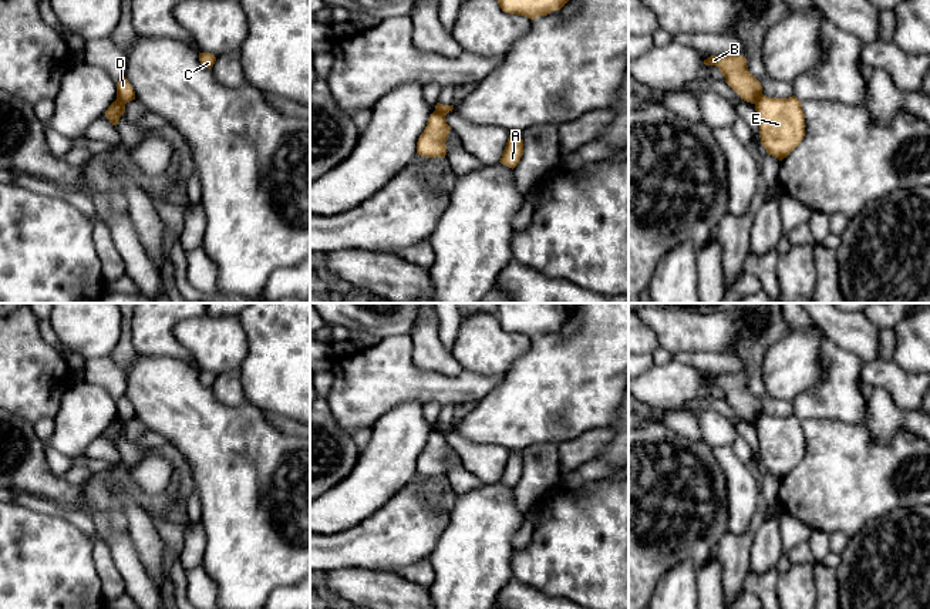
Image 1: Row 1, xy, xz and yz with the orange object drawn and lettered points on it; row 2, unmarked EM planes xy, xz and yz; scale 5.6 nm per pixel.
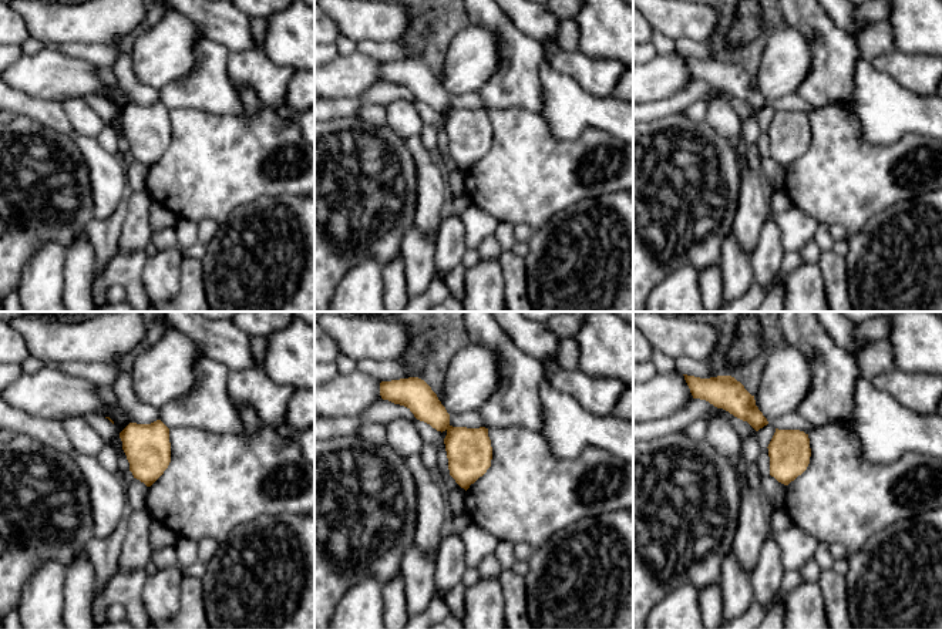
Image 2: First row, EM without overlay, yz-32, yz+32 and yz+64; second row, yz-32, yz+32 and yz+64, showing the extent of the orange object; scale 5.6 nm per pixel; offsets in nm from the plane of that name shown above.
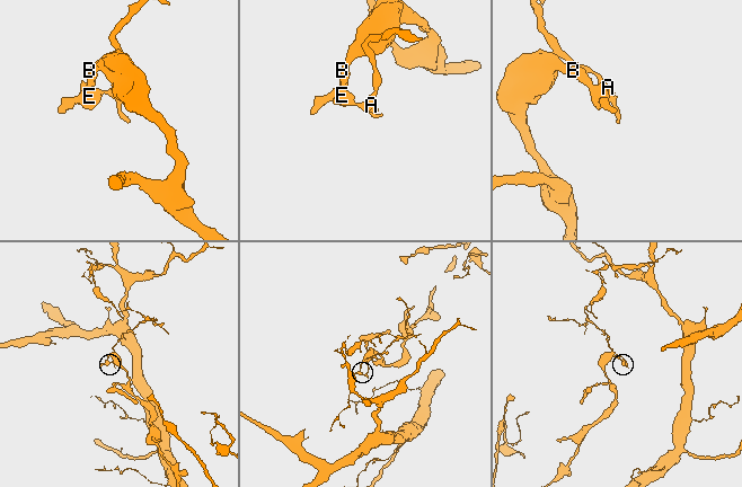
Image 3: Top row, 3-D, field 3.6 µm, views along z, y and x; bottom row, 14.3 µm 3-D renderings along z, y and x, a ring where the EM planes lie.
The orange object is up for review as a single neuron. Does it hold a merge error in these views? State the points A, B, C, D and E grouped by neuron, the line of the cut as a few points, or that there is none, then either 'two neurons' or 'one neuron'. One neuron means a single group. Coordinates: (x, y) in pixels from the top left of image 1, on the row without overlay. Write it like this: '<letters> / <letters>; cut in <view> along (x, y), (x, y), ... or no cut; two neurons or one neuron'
A C E / B D; cut in xz along (435, 429), (444, 436); two neurons

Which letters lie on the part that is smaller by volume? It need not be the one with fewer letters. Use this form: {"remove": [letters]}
{"remove": ["B", "D"]}

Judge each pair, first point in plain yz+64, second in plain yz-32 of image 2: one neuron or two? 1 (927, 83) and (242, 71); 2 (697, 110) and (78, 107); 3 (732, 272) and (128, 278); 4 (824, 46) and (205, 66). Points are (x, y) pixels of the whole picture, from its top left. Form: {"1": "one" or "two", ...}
{"1": "one", "2": "two", "3": "two", "4": "one"}

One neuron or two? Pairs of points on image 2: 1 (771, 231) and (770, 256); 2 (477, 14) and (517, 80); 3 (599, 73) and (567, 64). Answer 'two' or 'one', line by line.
1: one
2: one
3: one

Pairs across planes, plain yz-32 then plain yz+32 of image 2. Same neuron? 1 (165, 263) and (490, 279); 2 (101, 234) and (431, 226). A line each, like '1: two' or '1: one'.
1: one
2: two

